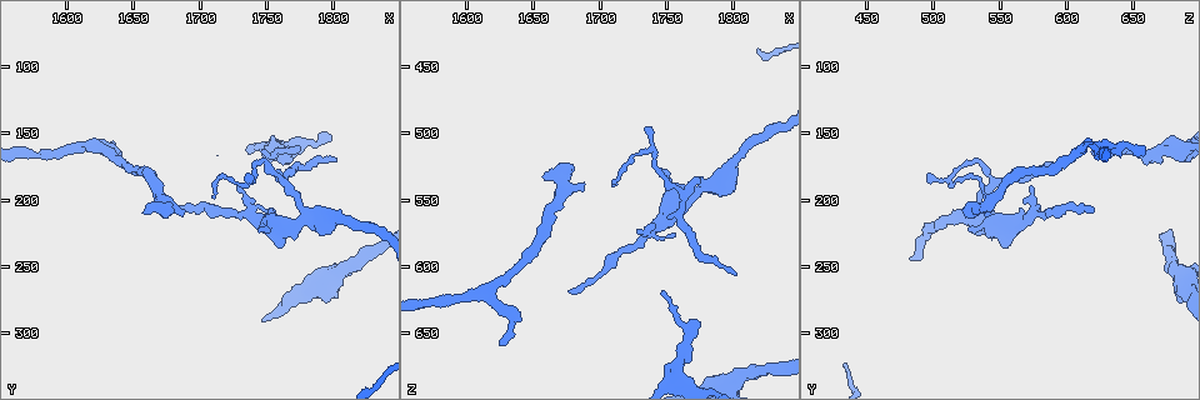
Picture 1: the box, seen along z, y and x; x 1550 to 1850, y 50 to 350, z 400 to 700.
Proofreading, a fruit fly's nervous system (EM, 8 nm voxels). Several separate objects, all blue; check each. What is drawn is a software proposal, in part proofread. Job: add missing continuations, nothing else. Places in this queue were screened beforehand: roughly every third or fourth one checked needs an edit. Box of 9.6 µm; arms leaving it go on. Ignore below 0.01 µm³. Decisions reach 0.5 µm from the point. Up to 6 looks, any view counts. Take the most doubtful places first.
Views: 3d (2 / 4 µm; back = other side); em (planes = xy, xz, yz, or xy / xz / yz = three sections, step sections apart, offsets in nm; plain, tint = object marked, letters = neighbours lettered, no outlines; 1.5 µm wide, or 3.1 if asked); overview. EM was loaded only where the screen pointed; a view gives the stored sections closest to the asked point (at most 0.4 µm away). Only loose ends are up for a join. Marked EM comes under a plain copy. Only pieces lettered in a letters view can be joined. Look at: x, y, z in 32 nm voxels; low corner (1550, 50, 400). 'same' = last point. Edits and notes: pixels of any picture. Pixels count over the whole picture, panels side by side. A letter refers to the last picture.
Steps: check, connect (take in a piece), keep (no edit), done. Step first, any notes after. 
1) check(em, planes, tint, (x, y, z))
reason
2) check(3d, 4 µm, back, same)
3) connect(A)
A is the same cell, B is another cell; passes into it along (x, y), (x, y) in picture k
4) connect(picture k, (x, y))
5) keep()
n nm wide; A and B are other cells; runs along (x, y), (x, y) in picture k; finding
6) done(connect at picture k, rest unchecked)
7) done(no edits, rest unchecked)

check(3d, 2 µm, (1676, 208, 618))
free end

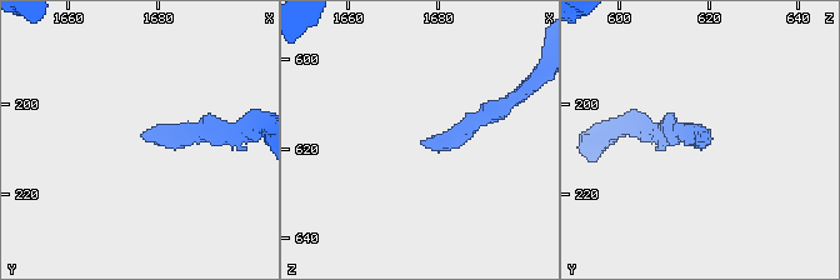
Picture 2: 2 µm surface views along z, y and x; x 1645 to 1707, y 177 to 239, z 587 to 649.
check(em, planes, letters, (1677, 207, 619))

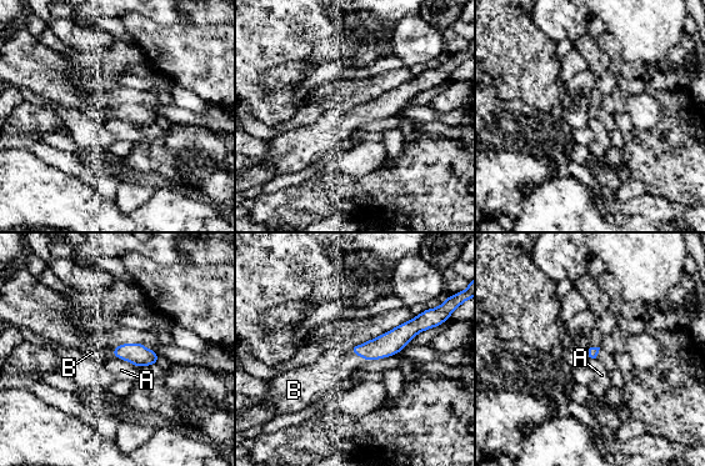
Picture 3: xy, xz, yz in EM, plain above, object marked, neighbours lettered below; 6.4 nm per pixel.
connect(B)
B is the same cell, A is another cell; it goes on there

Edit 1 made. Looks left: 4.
check(overview)

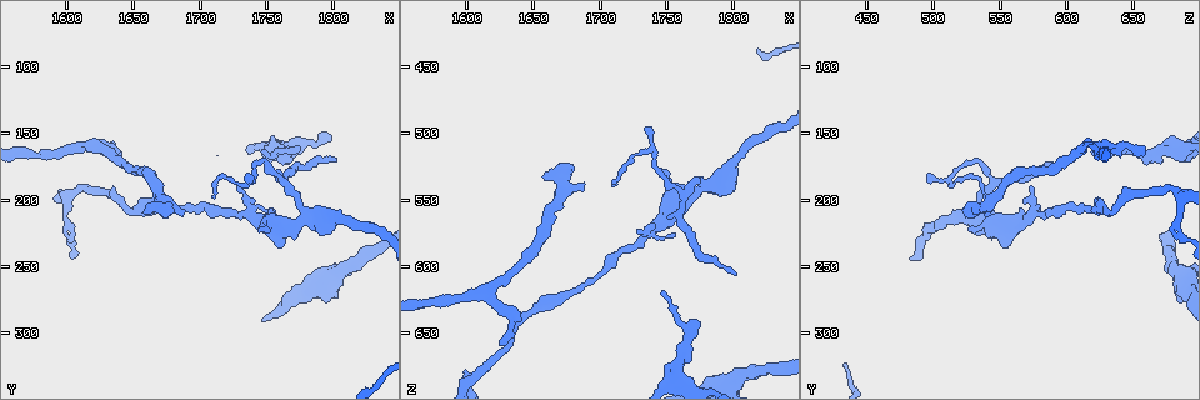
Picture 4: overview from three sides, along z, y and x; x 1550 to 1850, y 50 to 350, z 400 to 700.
check(em, planes, letters, (1802, 168, 606))

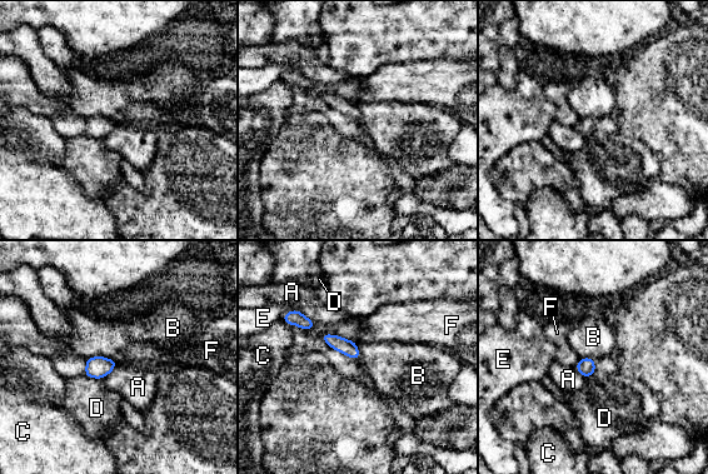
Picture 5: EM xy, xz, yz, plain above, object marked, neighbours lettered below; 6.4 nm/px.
keep()
F touches over 240 nm; A, B, C, D, E and F are other cells; border along (86, 358), (106, 357), (118, 363) in picture 5; no lettered piece goes on from it

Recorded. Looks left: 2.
check(3d, 2 µm, (1748, 162, 620))
tapers out

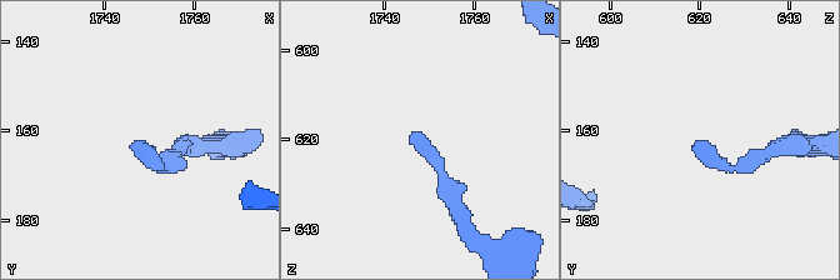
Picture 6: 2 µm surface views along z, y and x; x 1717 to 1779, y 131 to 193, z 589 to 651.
check(em, planes, letters, (1747, 164, 619))

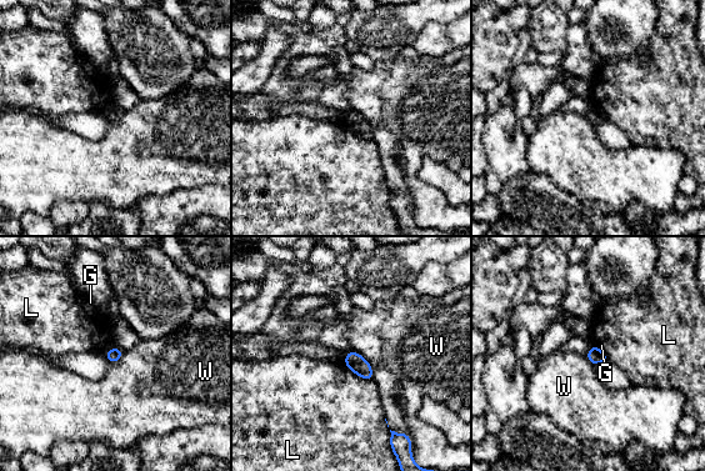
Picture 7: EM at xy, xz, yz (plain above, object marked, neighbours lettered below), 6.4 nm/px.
keep()
90 nm wide; G, L and W are other cells; border along (351, 350), (356, 351), (371, 367) in picture 7; no lettered piece goes on from it

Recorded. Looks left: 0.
done(connect at picture 3, rest unchecked)

